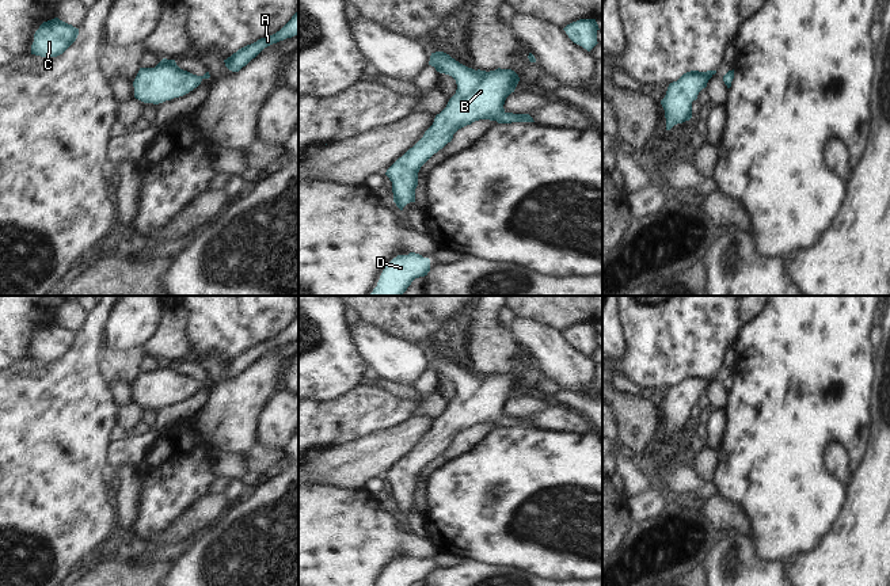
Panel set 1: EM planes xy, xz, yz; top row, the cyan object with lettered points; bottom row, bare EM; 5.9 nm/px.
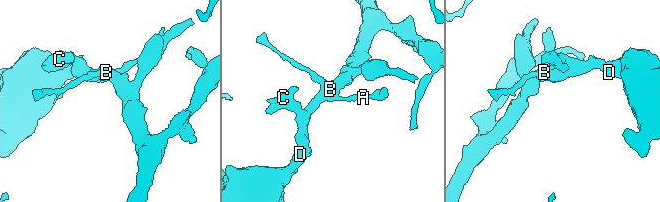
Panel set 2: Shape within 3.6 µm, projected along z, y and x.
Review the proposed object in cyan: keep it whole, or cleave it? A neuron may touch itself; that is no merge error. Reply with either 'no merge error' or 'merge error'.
no merge error

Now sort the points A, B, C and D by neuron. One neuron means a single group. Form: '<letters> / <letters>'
A B C D

